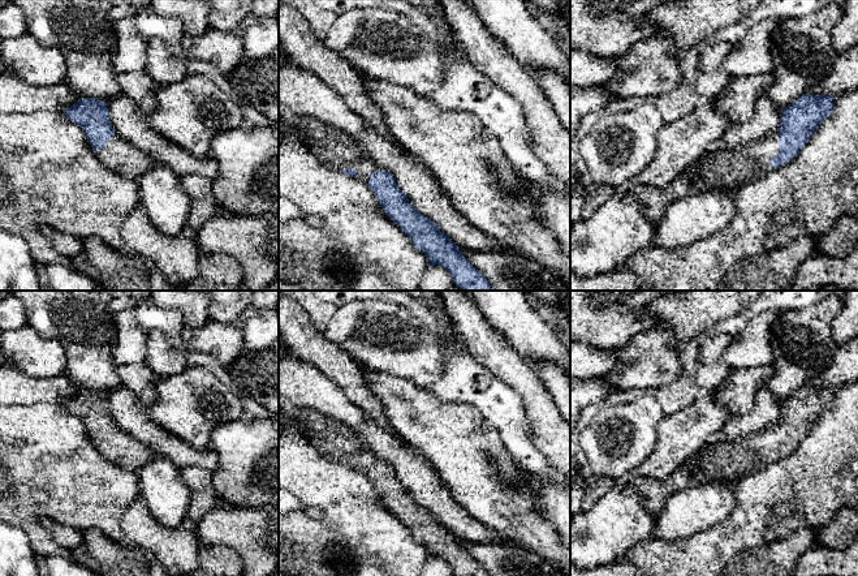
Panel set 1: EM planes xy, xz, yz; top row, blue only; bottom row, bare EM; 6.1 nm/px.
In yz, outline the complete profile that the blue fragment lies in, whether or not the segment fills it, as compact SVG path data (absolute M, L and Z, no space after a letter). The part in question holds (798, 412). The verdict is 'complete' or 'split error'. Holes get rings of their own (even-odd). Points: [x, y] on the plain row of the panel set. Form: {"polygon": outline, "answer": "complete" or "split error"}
{"polygon": "M801 387L794 395L780 400L776 425L732 442L704 444L684 467L698 483L738 482L750 472L759 472L793 451L831 404L832 387Z", "answer": "split error"}

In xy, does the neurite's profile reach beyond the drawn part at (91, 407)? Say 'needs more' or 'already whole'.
needs more

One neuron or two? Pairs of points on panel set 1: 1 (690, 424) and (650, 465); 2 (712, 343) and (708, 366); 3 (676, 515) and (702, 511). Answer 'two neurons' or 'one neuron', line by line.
1: one neuron
2: one neuron
3: one neuron

